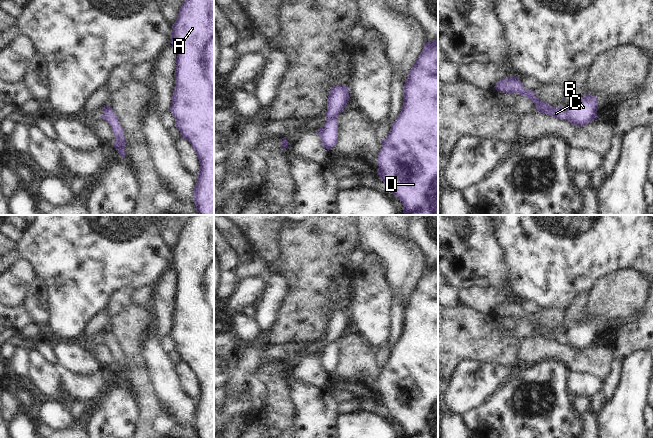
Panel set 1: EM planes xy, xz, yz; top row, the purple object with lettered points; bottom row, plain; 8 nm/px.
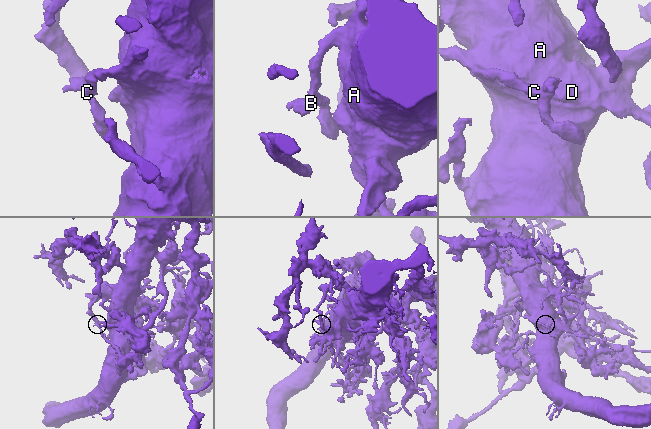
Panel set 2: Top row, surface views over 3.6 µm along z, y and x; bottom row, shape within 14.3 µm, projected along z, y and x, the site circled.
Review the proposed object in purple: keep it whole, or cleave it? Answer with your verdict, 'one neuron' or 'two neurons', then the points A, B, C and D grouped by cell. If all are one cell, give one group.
two neurons; A C D / B

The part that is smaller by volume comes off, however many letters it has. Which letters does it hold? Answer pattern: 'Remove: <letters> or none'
Remove: B

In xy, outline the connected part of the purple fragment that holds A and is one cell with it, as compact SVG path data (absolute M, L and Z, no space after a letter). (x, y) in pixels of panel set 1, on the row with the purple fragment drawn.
M185 0L172 28L170 43L177 54L177 66L170 112L181 138L192 145L199 159L200 169L193 195L197 214L214 215L214 0Z

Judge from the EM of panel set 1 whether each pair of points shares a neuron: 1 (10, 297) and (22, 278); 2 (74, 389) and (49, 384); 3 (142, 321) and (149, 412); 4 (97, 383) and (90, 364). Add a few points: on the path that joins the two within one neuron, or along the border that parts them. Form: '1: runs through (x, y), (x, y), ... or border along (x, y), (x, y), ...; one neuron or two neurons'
1: runs through (10, 292), (17, 283); one neuron
2: border along (58, 368), (60, 389), (72, 401); two neurons
3: runs through (134, 344), (135, 371), (142, 389); one neuron
4: border along (71, 372), (77, 375), (99, 374), (104, 385); two neurons

